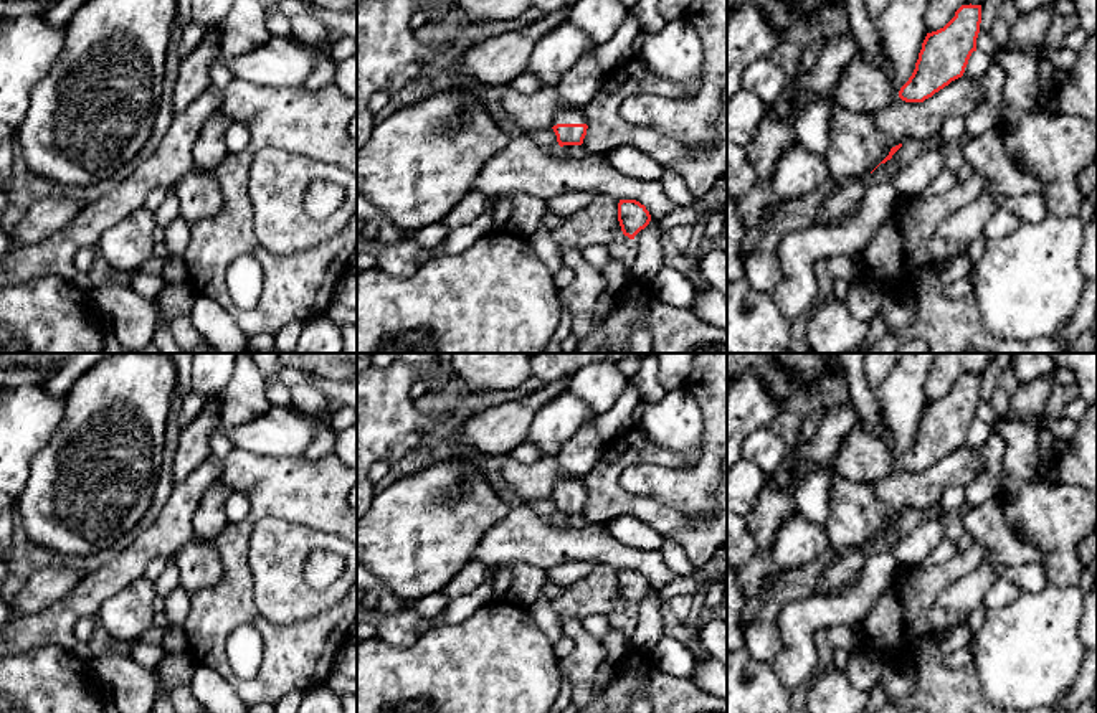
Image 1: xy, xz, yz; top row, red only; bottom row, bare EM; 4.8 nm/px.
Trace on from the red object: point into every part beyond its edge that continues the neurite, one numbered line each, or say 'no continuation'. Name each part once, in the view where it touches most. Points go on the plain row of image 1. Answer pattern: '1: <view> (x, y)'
1: xz (565, 484)

